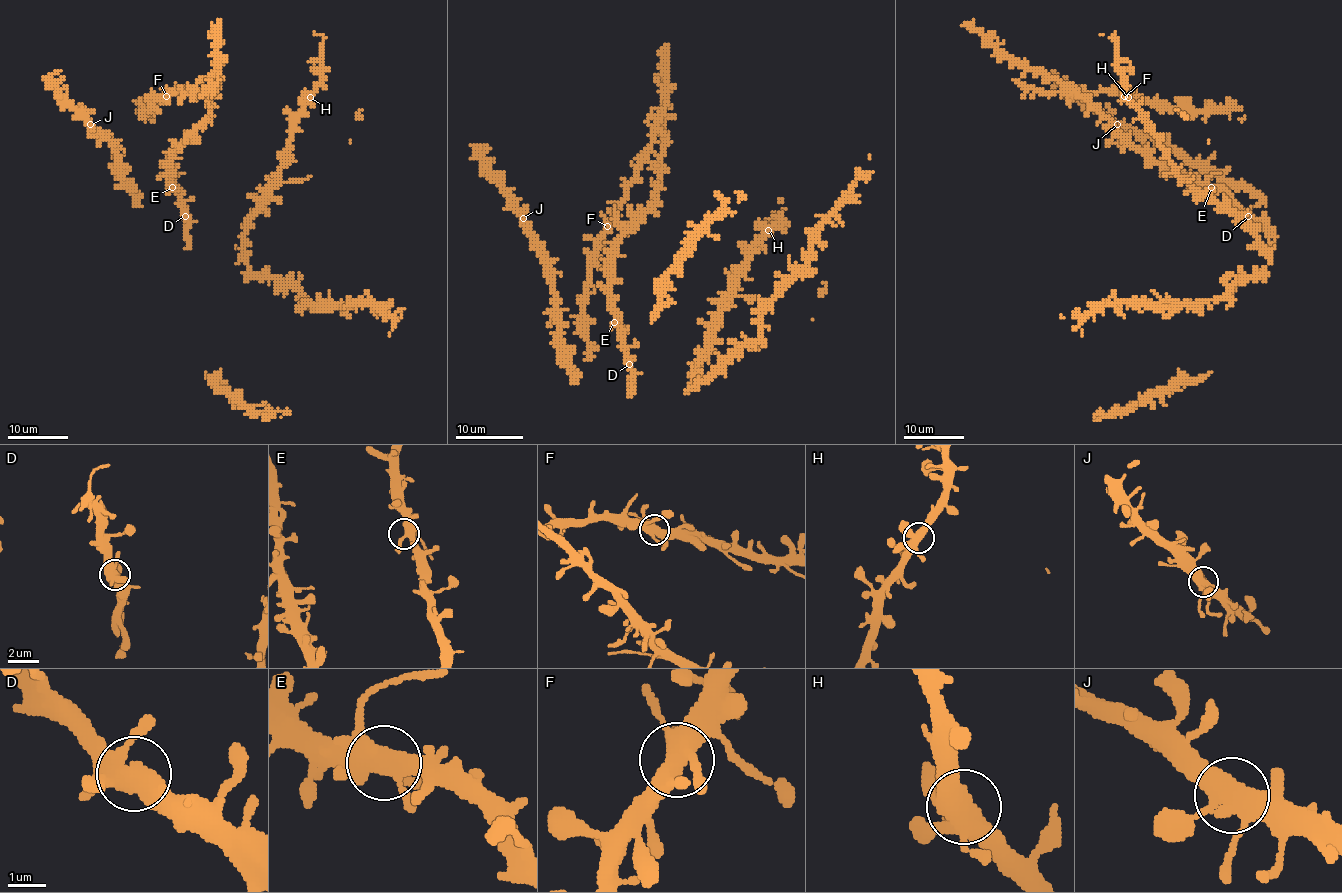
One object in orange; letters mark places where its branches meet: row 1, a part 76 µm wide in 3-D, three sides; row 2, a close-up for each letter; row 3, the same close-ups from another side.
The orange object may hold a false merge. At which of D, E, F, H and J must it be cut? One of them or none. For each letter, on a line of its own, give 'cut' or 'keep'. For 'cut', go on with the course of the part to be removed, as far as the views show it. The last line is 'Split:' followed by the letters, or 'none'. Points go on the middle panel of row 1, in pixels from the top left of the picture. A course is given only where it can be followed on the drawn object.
D: keep
E: keep
F: keep
H: keep
J: keep
Split: none

